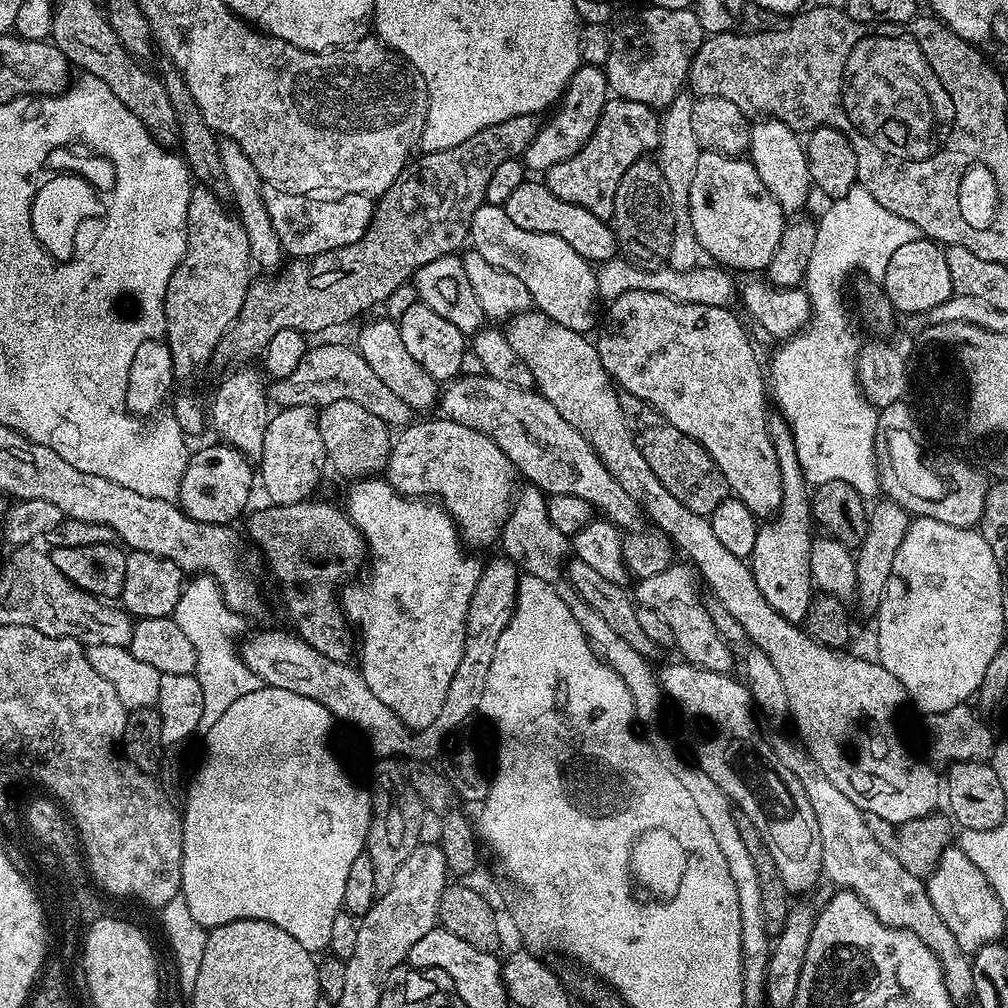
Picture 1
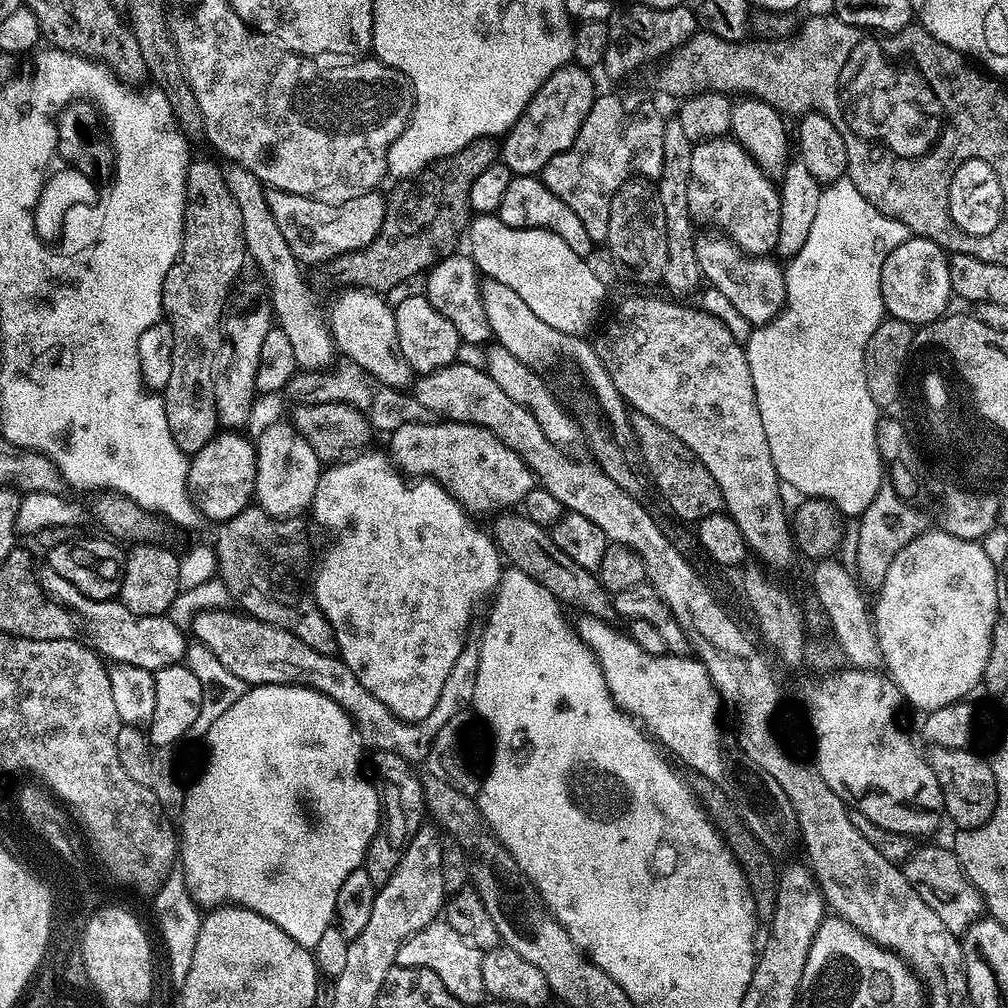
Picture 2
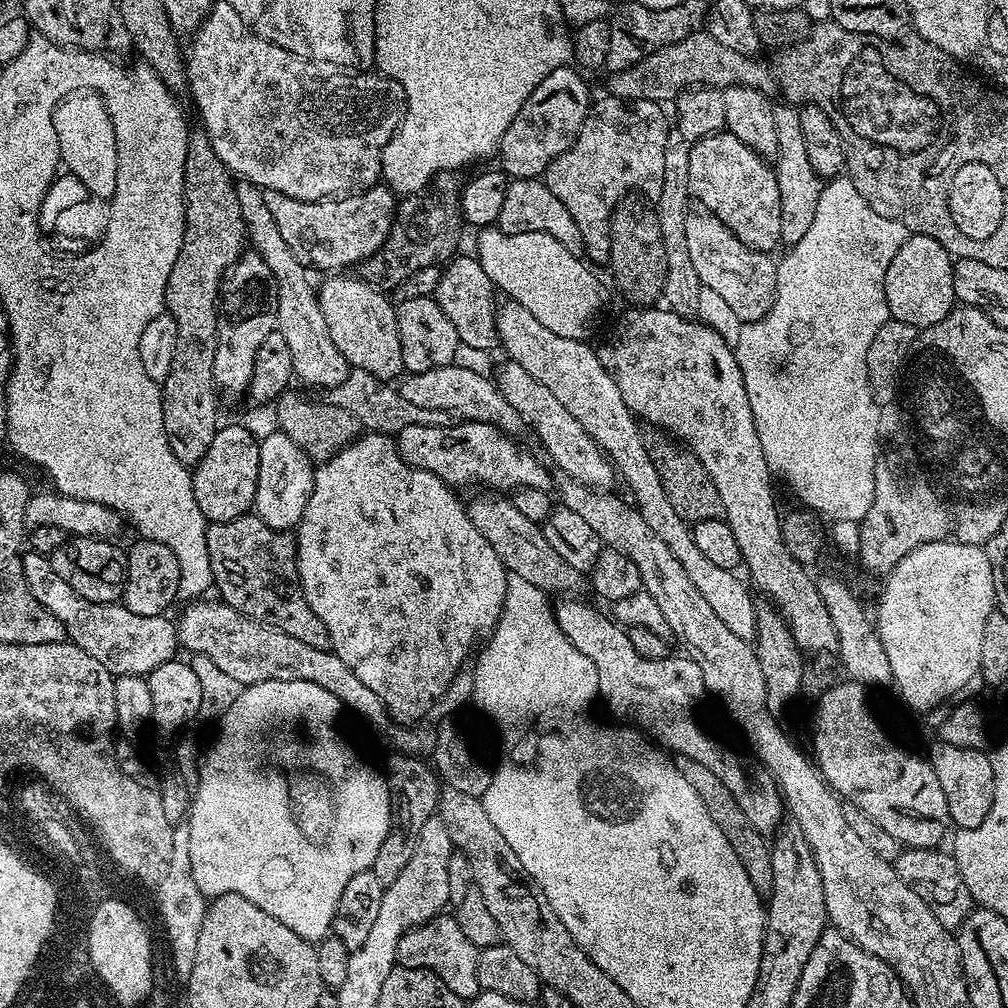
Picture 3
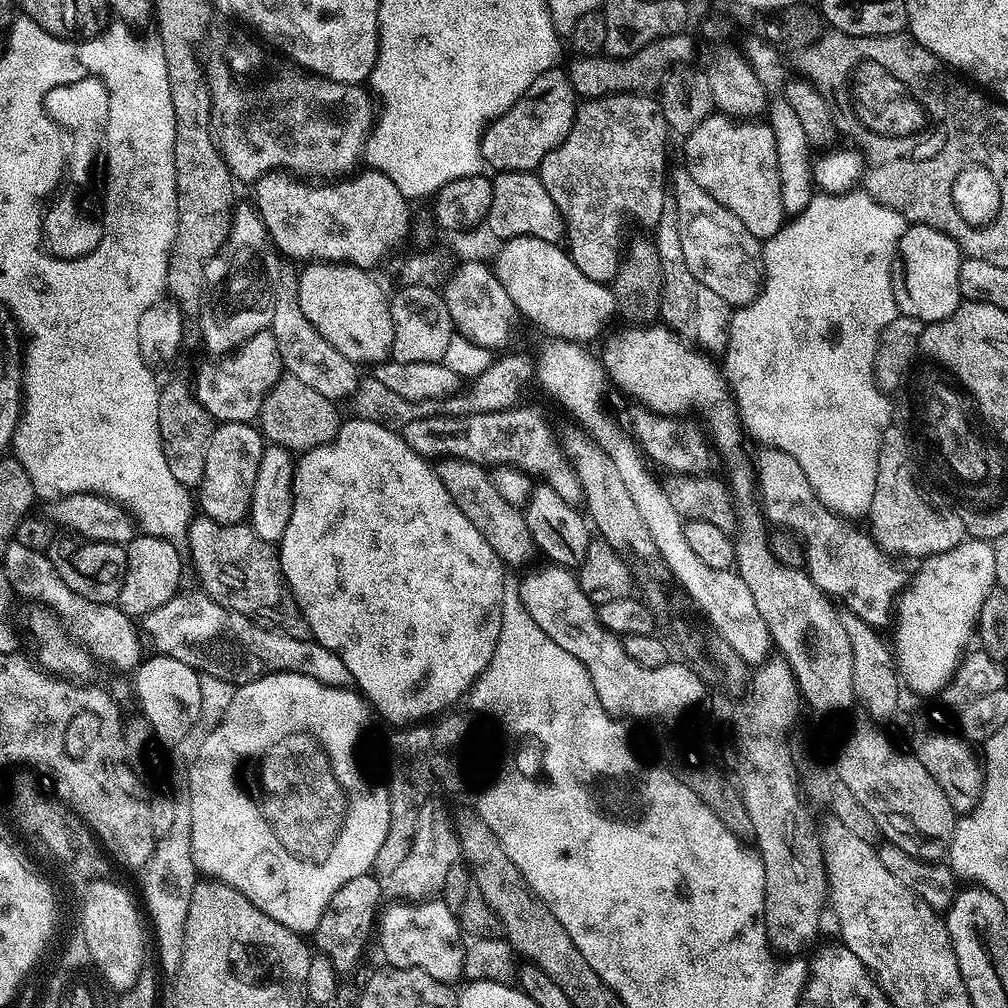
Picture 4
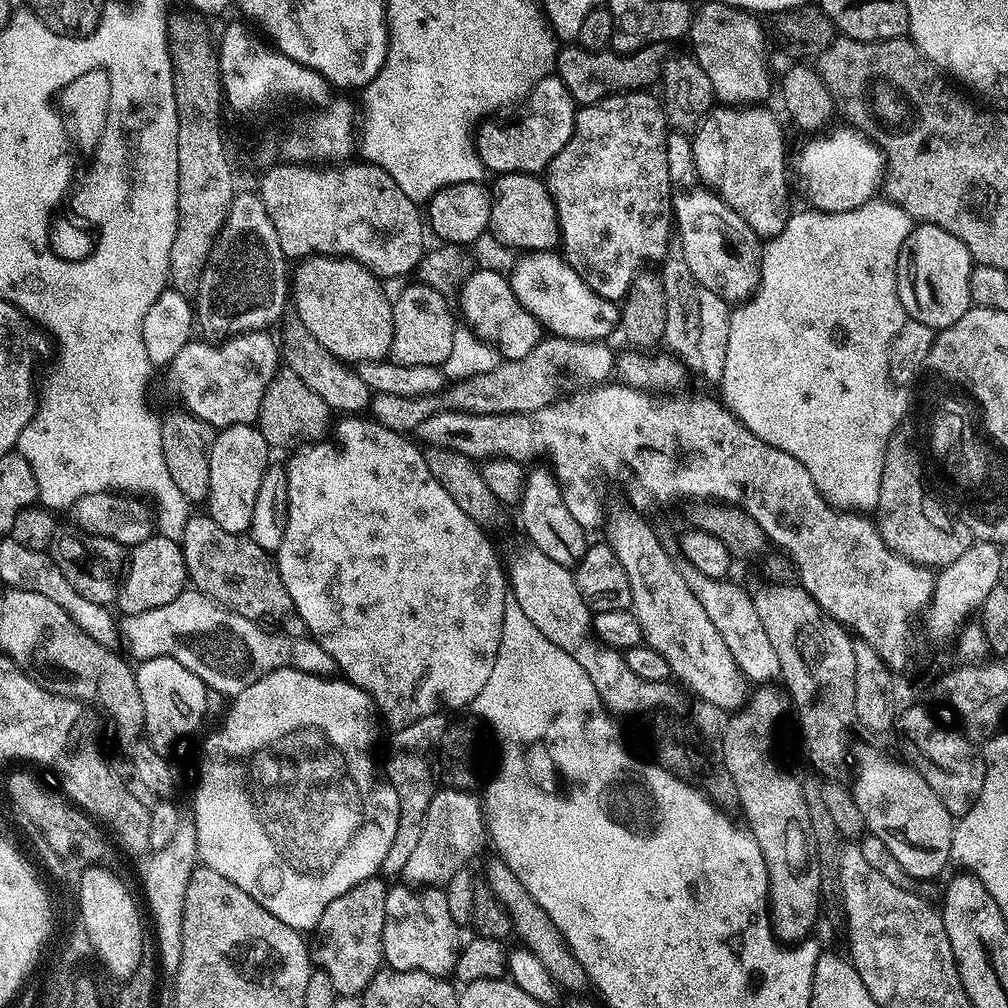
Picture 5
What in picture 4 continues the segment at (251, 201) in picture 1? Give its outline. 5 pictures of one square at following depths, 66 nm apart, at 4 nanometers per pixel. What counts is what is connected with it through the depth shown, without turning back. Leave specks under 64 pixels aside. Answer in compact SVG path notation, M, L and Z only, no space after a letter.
M277 303L271 330L277 339L284 372L287 375L299 378L301 382L306 382L306 386L318 390L318 394L337 402L342 398L351 397L355 392L358 383L357 365L347 360L319 333L319 330L307 320L299 304Z

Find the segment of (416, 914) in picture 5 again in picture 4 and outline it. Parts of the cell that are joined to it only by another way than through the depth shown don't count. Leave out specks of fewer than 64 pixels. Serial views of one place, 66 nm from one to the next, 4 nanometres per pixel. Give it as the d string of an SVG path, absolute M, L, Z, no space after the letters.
M429 898L423 902L396 902L391 905L393 908L388 907L383 911L382 921L380 924L380 931L378 936L382 938L381 950L384 951L384 956L389 965L394 968L417 968L418 970L426 970L426 974L430 974L430 978L438 978L442 983L452 986L455 985L455 980L458 981L463 977L464 974L464 950L466 947L465 941L462 939L462 933L460 931L460 921L457 913L451 912L444 905L443 899L440 898Z

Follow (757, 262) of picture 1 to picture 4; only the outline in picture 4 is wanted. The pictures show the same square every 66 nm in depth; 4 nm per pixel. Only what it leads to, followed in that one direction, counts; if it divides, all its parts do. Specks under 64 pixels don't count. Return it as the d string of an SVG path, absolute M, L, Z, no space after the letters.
M711 114L692 133L685 135L683 167L687 168L690 178L706 190L750 234L754 234L761 242L769 240L786 223L784 207L782 206L782 194L780 193L780 179L778 178L778 158L776 157L776 147L774 146L774 134L772 129L764 122L741 122L731 116L723 114Z

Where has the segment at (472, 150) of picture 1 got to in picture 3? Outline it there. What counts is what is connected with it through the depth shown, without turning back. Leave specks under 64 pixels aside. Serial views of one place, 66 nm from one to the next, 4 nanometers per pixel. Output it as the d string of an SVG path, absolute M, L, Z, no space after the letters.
M441 170L432 177L430 187L419 194L399 201L396 214L384 244L359 265L359 279L381 289L391 290L415 271L424 267L440 266L453 259L460 238L460 194L462 180L452 170Z

